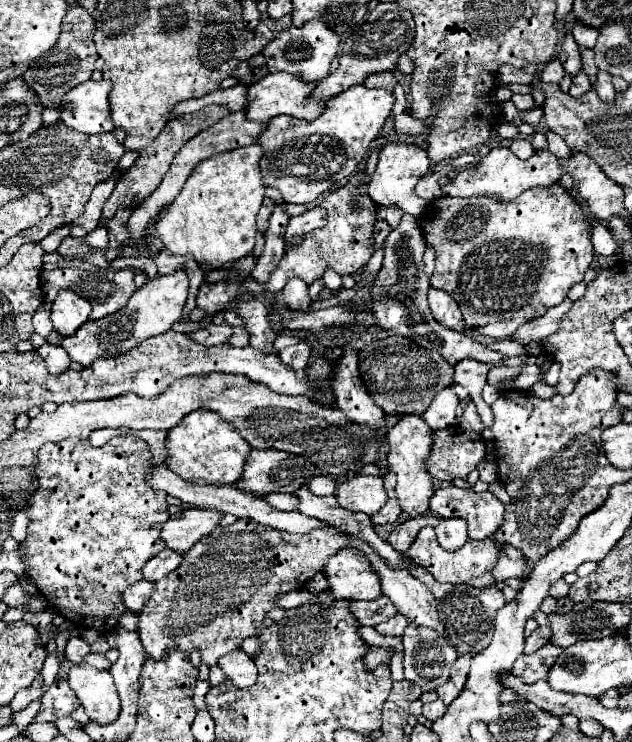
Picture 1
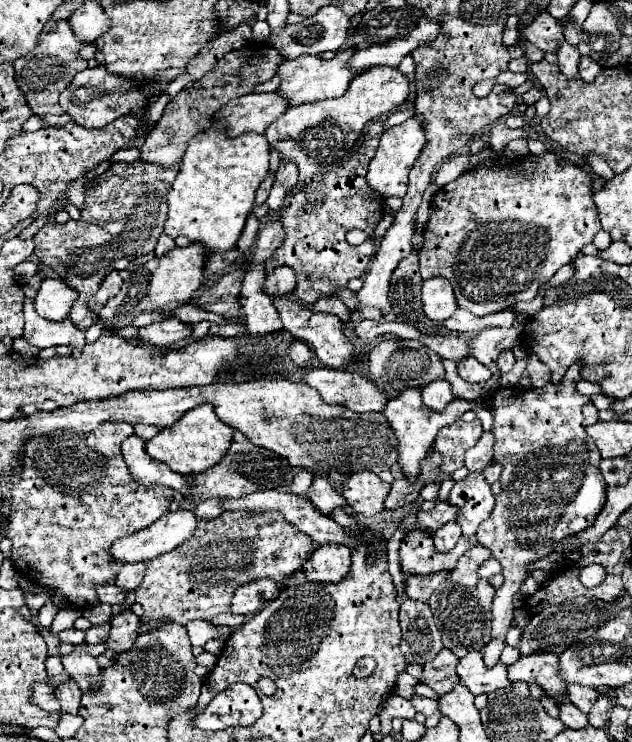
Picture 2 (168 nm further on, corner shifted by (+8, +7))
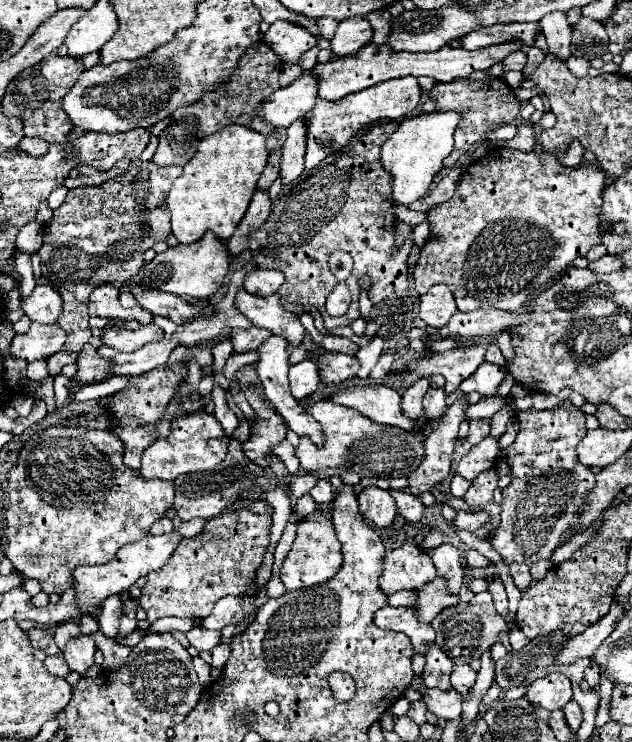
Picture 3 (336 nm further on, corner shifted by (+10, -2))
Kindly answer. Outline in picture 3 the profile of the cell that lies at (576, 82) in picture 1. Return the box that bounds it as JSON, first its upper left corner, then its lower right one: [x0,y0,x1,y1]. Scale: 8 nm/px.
[540,12,572,62]

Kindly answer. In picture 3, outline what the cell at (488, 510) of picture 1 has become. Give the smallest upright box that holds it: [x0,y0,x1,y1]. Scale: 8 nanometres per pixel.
[464,470,498,506]

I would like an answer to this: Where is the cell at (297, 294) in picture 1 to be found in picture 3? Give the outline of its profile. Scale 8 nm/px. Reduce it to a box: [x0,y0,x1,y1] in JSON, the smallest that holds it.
[244,270,284,296]

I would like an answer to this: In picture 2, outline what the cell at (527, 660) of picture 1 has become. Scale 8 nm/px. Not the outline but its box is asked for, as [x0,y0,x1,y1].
[508,653,568,699]

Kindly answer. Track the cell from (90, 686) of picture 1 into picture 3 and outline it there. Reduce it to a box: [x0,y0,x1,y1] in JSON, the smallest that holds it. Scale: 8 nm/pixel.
[62,634,96,676]

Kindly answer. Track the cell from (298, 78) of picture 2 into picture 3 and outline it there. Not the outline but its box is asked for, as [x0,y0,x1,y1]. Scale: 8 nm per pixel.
[314,42,522,100]

